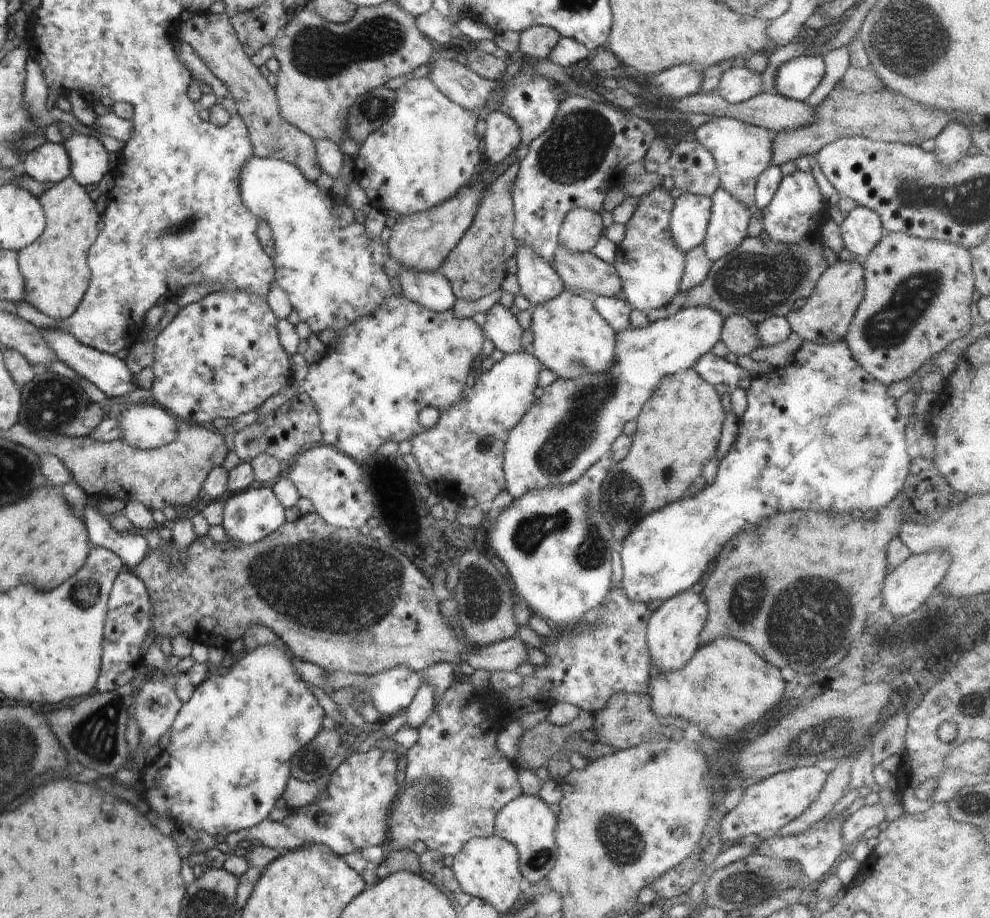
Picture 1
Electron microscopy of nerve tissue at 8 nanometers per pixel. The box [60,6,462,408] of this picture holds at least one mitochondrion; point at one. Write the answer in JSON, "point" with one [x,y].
{"point":[319,53]}

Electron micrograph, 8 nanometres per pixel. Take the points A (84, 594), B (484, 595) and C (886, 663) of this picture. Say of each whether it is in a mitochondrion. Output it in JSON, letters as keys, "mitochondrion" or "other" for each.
{"A":"mitochondrion","B":"mitochondrion","C":"other"}

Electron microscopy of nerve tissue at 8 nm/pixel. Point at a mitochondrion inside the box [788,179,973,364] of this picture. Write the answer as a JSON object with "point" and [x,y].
{"point":[892,324]}

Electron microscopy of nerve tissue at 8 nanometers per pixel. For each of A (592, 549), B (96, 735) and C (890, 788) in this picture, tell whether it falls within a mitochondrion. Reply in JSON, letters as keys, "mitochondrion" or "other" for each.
{"A":"mitochondrion","B":"mitochondrion","C":"other"}

